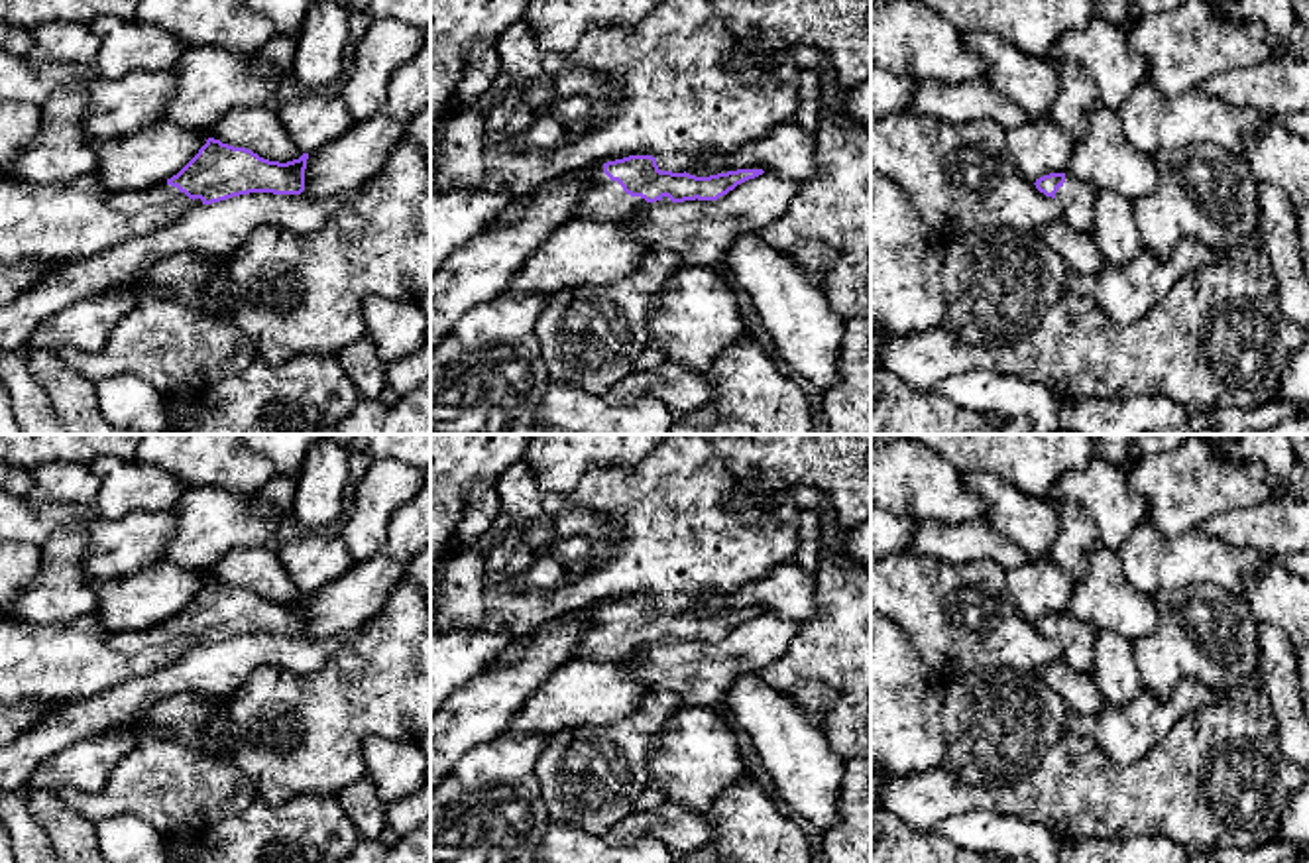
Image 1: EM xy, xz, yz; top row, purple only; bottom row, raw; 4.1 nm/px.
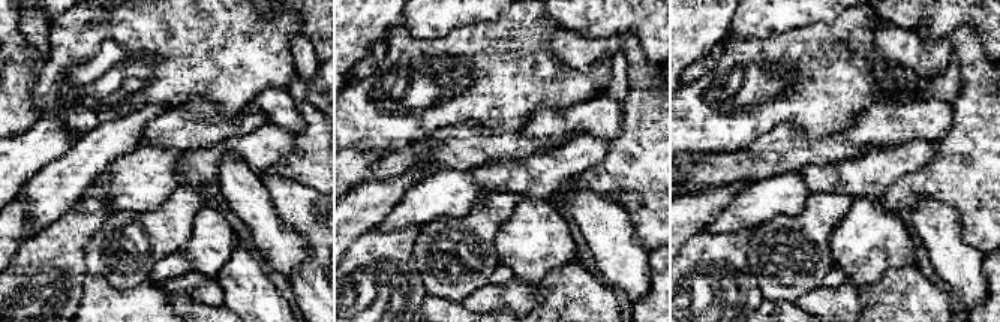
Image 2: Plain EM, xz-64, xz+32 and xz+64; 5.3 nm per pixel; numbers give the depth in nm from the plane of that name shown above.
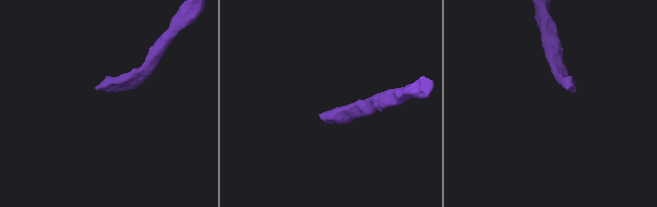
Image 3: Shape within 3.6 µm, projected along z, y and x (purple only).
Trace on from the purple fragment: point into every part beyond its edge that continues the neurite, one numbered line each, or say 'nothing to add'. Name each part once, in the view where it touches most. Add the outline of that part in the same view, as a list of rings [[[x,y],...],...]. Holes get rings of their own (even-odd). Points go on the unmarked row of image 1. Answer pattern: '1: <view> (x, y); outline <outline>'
1: xz (604, 639); outline [[[603,604],[596,605],[588,615],[588,629],[574,659],[613,661],[635,649],[647,649],[641,637],[631,637],[617,621],[603,613]]]

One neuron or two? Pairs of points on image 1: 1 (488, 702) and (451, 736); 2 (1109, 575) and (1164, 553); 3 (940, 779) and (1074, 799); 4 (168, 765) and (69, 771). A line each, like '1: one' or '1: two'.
1: one
2: two
3: one
4: two

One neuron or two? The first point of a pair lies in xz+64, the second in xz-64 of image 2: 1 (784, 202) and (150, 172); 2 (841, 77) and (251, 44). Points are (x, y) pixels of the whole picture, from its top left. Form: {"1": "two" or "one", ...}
{"1": "one", "2": "one"}

